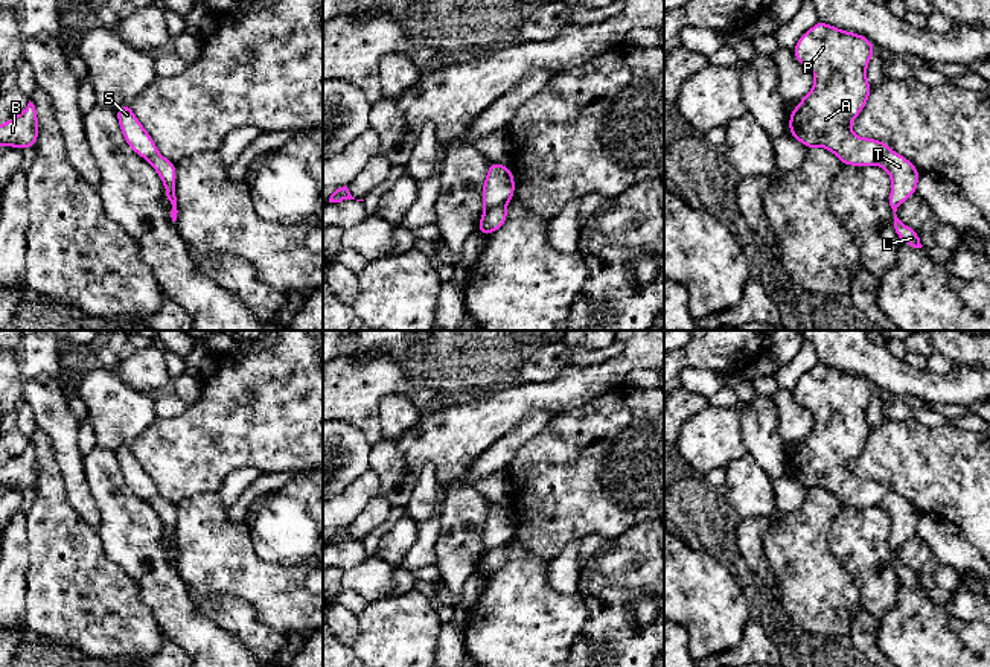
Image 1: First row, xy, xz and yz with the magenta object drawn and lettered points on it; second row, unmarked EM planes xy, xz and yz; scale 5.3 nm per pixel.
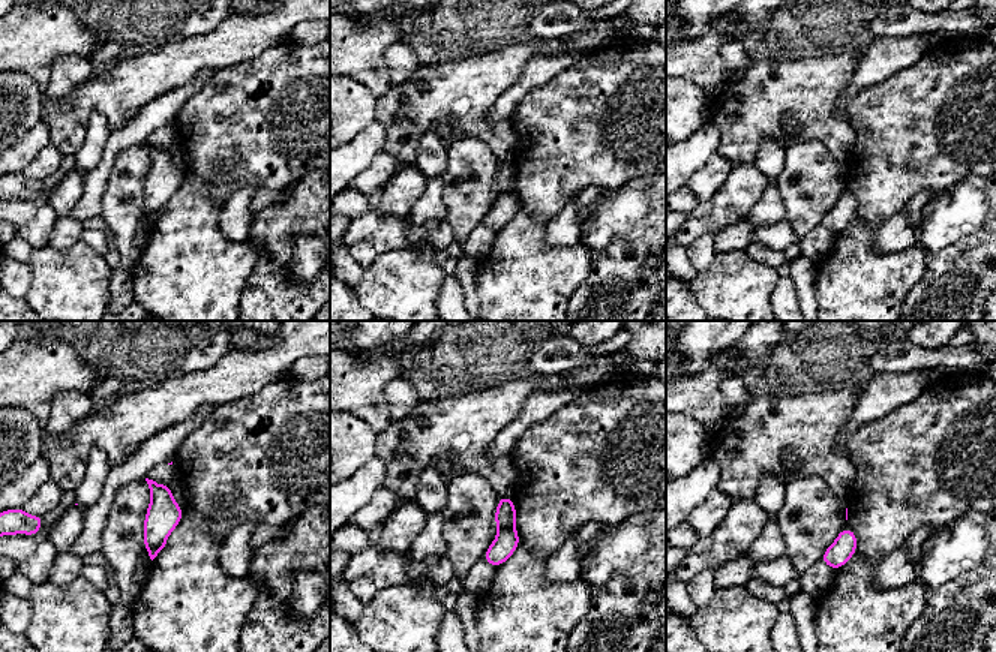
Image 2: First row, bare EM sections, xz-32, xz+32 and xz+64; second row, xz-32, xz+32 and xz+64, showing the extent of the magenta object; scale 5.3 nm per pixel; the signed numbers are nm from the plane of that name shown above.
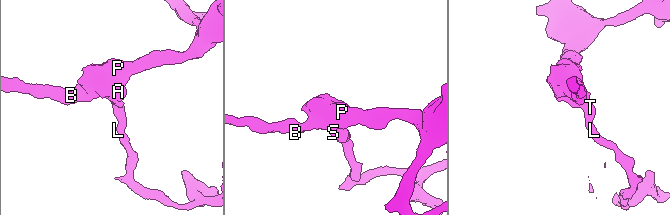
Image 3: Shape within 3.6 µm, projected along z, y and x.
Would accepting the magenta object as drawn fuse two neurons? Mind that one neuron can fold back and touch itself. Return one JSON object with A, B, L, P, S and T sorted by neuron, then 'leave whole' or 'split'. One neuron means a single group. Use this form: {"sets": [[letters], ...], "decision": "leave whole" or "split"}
{"sets": [["A", "B", "P", "S"], ["L", "T"]], "decision": "split"}

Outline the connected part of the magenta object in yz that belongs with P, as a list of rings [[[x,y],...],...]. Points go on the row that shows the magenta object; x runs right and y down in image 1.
[[[821,20],[806,30],[792,49],[794,58],[812,70],[813,88],[789,114],[789,134],[807,149],[815,146],[833,152],[842,164],[856,168],[877,164],[889,151],[886,142],[859,137],[851,132],[851,122],[868,102],[871,85],[867,81],[867,65],[876,53],[874,44],[864,35],[845,32]]]

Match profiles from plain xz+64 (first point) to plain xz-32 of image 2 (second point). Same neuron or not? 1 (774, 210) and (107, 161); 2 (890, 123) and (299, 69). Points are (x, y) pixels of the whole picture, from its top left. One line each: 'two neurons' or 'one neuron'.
1: one neuron
2: one neuron

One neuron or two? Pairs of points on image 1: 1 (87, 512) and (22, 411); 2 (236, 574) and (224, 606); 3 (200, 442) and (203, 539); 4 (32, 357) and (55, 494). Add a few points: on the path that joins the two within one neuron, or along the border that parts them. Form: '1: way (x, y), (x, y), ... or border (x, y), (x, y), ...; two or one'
1: border (22, 401), (31, 408), (38, 428); two
2: border (192, 594), (233, 594), (258, 615); two
3: border (217, 491), (186, 497), (175, 504); two
4: border (38, 428), (51, 439), (58, 465); two

